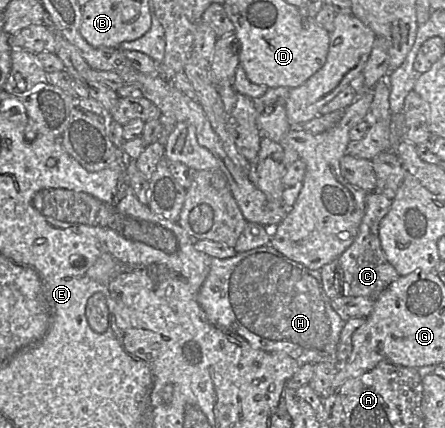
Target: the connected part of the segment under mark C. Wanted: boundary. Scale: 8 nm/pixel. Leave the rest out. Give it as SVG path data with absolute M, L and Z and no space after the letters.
M376 191L366 194L365 213L354 242L337 258L346 294L377 300L382 292L400 276L387 260L379 239L379 226L388 213L392 200Z

